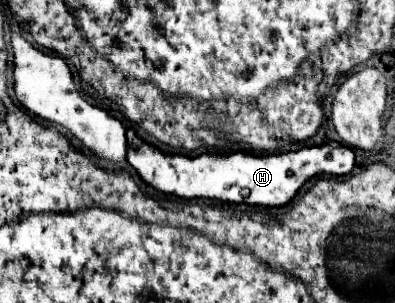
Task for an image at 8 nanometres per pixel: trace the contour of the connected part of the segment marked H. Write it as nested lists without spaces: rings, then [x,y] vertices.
[[[128,130],[128,164],[140,174],[140,178],[152,188],[174,194],[180,198],[216,198],[234,204],[254,204],[254,206],[284,206],[288,204],[300,186],[314,176],[346,176],[356,166],[354,150],[342,146],[340,142],[326,142],[322,146],[300,148],[296,152],[272,154],[272,156],[252,156],[246,152],[234,152],[228,156],[200,154],[196,158],[186,158],[180,154],[162,154],[140,140],[134,130]]]

